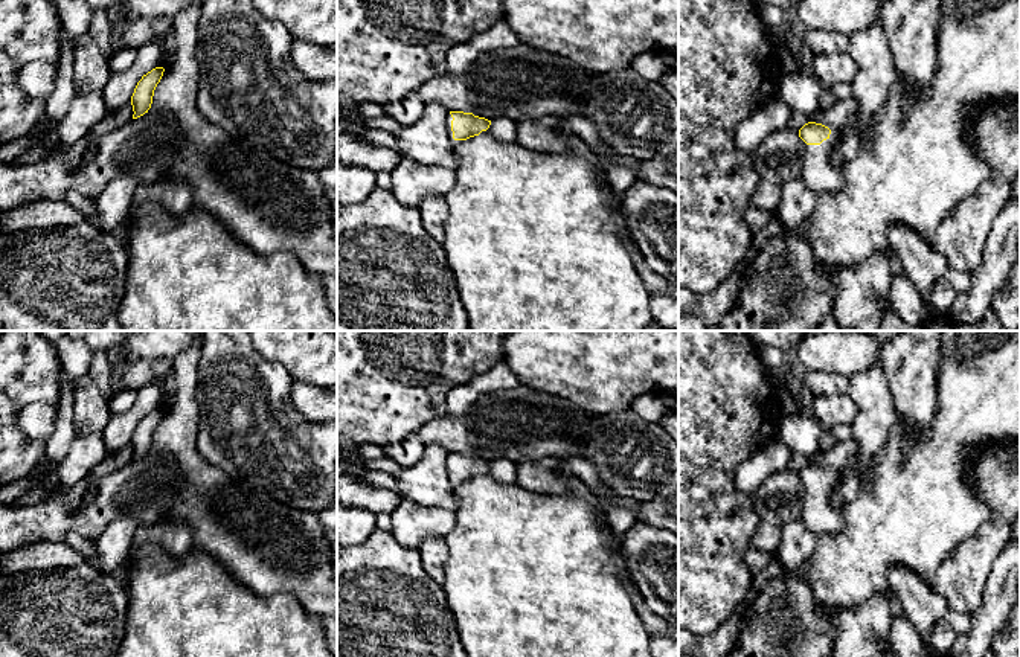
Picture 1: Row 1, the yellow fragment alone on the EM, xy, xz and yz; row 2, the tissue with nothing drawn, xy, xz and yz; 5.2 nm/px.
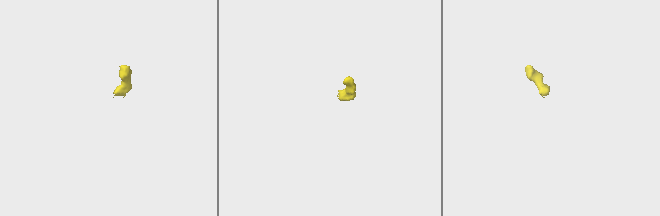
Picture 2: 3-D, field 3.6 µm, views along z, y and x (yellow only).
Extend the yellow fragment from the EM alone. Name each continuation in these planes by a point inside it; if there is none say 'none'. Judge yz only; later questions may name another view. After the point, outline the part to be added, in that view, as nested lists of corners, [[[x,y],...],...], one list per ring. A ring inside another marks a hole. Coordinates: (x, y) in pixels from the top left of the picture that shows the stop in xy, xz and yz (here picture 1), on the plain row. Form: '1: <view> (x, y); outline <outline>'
1: yz (817, 514); outline [[[834,474],[820,486],[807,486],[803,494],[800,520],[817,537],[839,534],[843,529],[842,512],[829,505],[829,494],[834,486]],[[802,482],[803,483],[803,482]]]

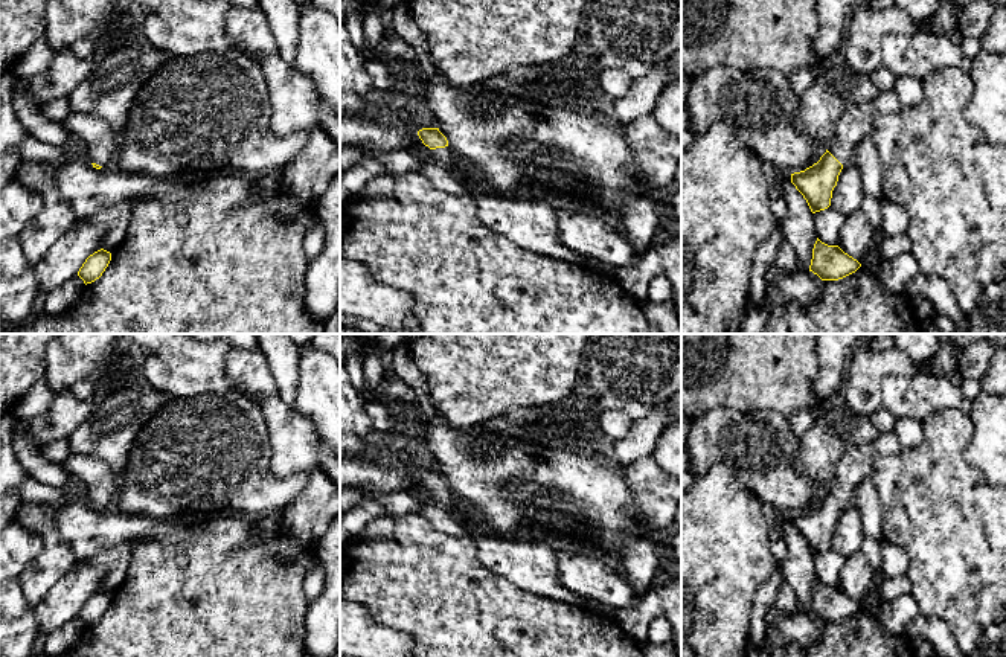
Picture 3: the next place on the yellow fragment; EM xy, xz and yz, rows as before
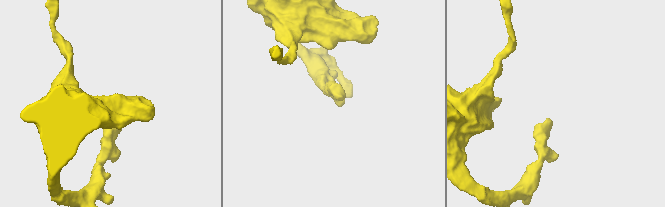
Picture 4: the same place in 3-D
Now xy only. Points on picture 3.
1: xy (104, 485); outline [[[70,454],[62,466],[69,474],[79,477],[87,485],[91,505],[102,509],[108,508],[120,492],[122,473],[113,473],[96,456]]]

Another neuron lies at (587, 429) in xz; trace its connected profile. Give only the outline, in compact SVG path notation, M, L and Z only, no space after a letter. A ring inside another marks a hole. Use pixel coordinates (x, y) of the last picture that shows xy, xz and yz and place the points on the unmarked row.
M594 418L584 419L572 425L535 422L530 425L523 425L514 431L517 431L518 436L527 439L532 439L535 436L546 436L546 434L581 436L588 441L596 439L601 447L610 448L610 444L601 437Z

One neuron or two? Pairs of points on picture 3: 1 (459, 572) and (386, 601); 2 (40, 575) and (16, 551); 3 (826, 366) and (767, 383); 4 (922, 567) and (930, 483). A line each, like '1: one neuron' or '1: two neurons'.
1: one neuron
2: two neurons
3: two neurons
4: one neuron

